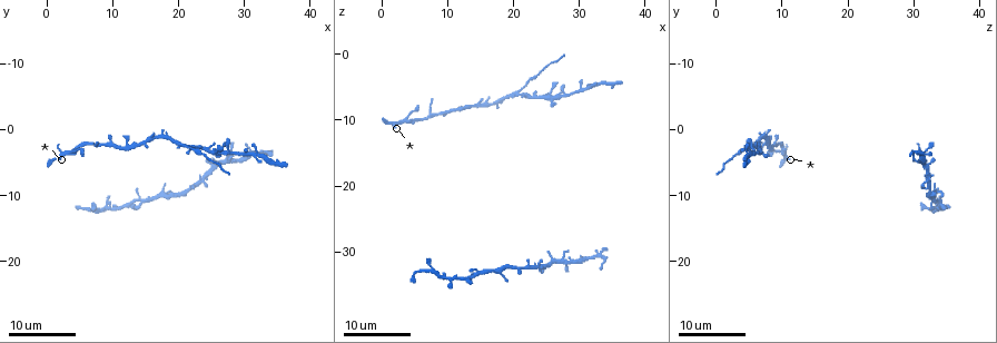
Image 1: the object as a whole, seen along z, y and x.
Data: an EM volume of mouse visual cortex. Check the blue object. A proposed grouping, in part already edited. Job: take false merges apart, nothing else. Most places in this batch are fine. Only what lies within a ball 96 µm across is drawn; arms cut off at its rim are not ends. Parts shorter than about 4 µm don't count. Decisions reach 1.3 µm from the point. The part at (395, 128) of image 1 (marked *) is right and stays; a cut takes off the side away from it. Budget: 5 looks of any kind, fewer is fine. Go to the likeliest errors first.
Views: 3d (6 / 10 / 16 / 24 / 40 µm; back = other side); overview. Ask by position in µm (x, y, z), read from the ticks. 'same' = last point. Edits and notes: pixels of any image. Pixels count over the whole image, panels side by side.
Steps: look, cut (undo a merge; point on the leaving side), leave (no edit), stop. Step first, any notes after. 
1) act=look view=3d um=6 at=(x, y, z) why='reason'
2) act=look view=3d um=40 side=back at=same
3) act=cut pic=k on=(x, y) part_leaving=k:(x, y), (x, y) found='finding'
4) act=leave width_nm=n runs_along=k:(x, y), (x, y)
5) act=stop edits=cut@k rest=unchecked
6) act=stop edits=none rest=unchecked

act=look view=3d um=16 at=(21.0, 2.5, 5.5) why='small branch off a trunk'

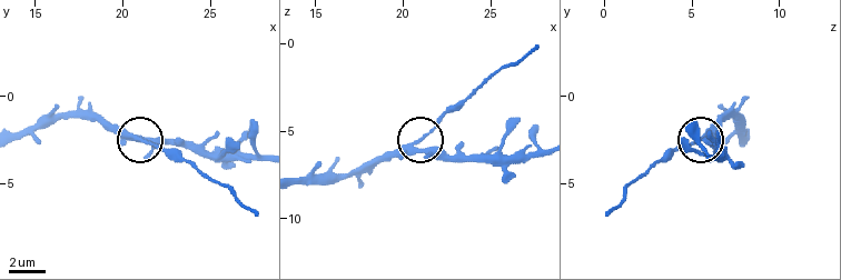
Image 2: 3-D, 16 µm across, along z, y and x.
act=look view=3d um=10 at=(21.1, 2.5, 5.7)

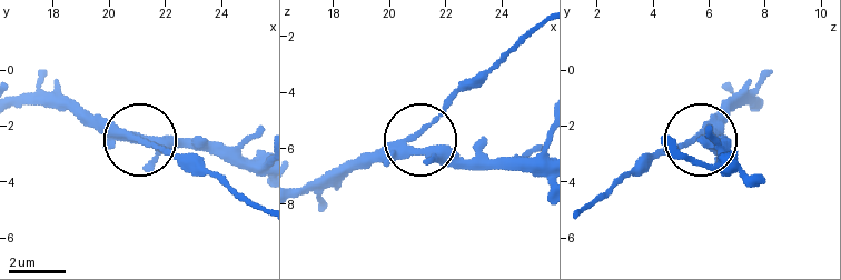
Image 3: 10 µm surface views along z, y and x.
act=cut pic=3 on=(146, 147) part_leaving=3:(114, 123), (198, 161), (255, 202) found='a second cell is stuck on'

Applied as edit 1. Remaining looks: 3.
act=look view=3d um=24 at=(27.5, 3.5, 6.5) why='sudden change in width'

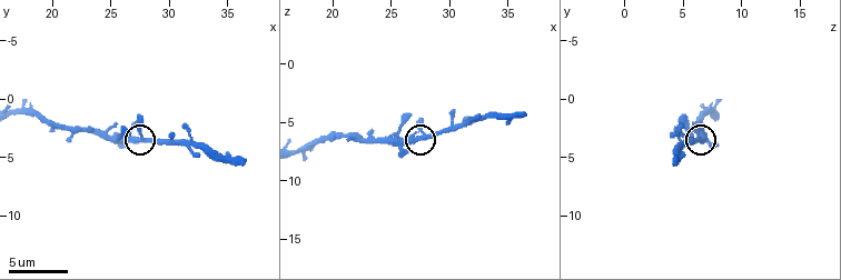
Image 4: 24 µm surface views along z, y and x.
act=look view=3d um=10 at=(27.0, 3.6, 6.4) why='zoom in'

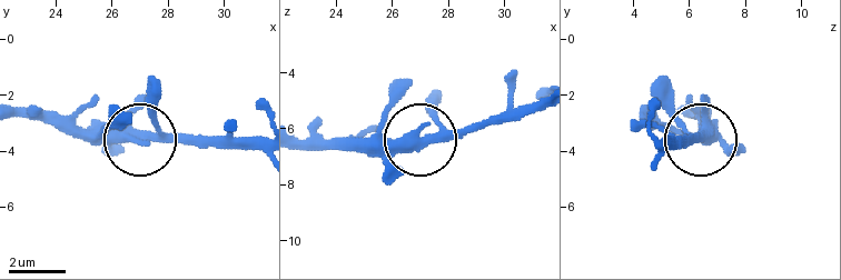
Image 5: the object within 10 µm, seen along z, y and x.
act=leave arms=4 runs_along=5:(298, 140), (449, 140), (497, 126) found='one cell here'

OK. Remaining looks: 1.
act=stop edits=cut@3 rest=unchecked

